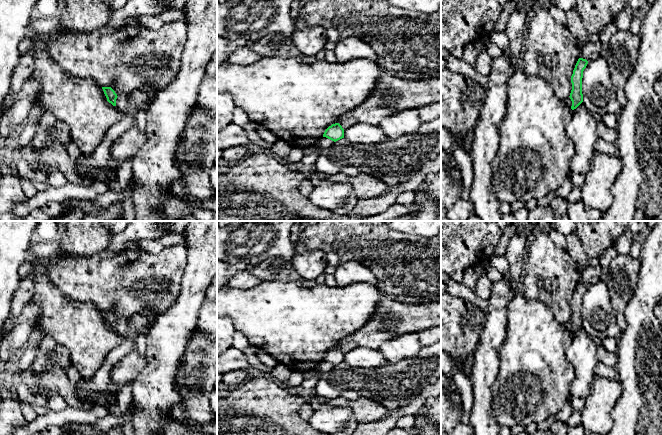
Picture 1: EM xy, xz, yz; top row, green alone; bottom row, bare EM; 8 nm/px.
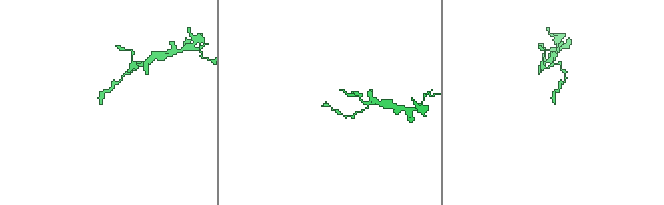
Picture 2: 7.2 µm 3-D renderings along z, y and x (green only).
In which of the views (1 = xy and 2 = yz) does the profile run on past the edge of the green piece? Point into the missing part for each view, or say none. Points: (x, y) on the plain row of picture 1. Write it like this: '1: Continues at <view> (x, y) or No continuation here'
1: No continuation here
2: No continuation here

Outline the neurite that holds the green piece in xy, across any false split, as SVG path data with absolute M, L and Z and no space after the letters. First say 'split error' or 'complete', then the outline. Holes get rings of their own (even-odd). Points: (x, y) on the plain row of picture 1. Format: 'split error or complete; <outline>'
complete; M102 311L104 318L107 322L107 325L111 327L113 330L116 330L117 318L111 311Z

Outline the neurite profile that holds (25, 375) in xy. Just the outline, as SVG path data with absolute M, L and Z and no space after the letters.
M32 366L25 369L25 370L21 370L21 371L19 371L18 375L16 376L16 380L20 380L20 381L25 382L27 384L27 386L29 387L29 389L32 391L32 393L34 395L37 395L38 389L33 382L32 372L33 372Z

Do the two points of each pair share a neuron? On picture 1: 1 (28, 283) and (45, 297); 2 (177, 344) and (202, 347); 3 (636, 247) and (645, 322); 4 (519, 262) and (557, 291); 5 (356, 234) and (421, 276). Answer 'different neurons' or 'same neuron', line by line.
1: different neurons
2: different neurons
3: different neurons
4: different neurons
5: same neuron

